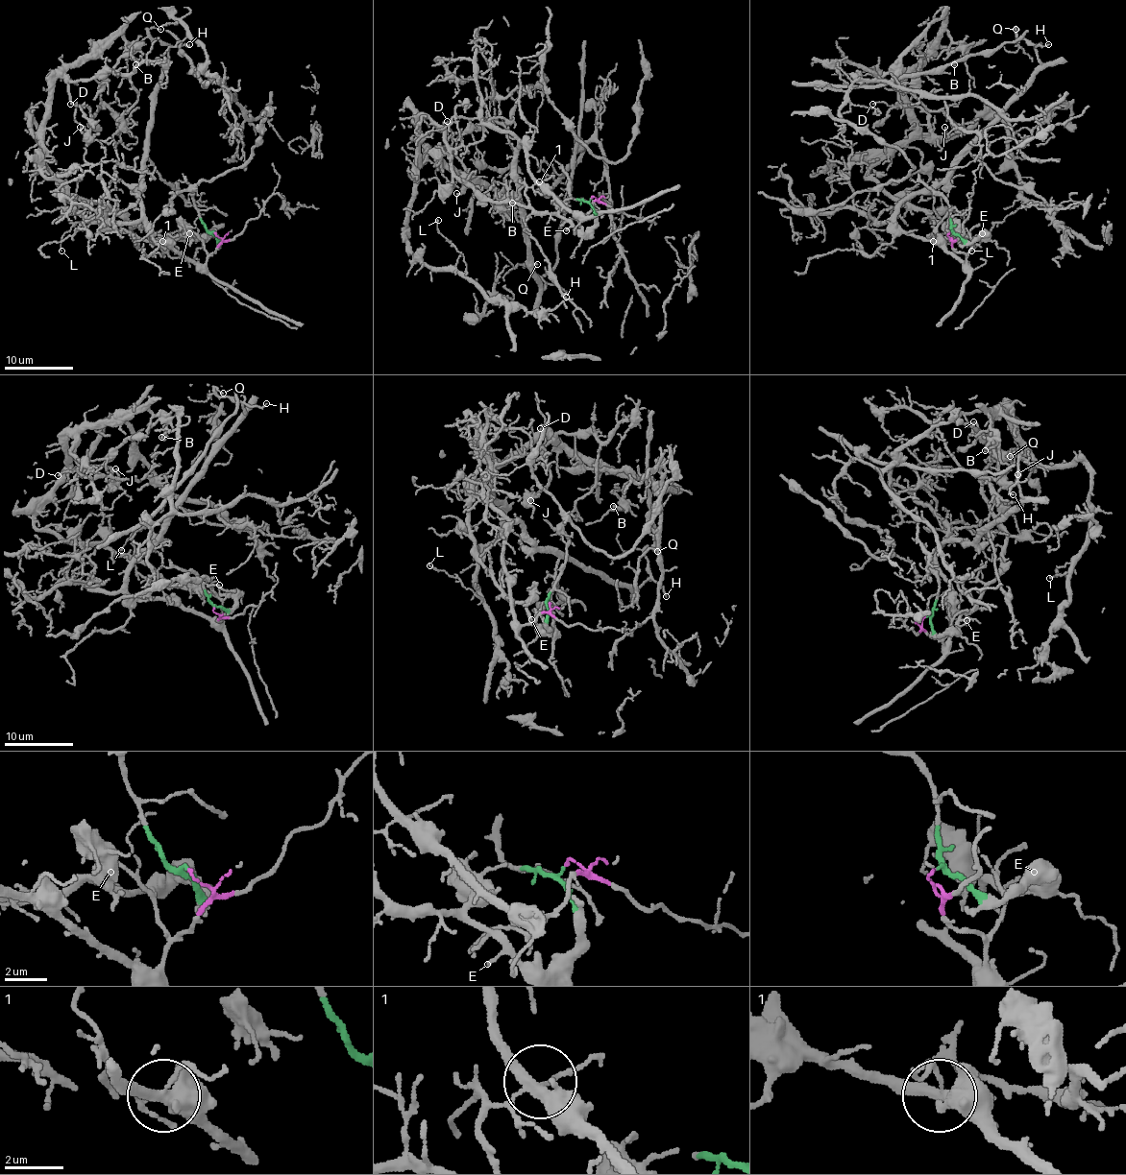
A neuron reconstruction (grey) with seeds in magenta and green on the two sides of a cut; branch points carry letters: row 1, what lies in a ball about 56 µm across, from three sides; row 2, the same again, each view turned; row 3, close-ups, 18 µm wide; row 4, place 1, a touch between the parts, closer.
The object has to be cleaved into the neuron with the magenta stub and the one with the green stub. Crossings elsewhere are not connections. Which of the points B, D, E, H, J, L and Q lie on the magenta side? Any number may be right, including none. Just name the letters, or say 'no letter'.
H, Q

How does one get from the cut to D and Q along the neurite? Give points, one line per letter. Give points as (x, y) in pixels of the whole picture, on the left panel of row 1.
D: (212, 232), (220, 241), (142, 239), (88, 221), (67, 188), (40, 169), (58, 77), (71, 103)
Q: (214, 232), (220, 247), (194, 264), (143, 221), (145, 129), (168, 46), (149, 33), (160, 29)

